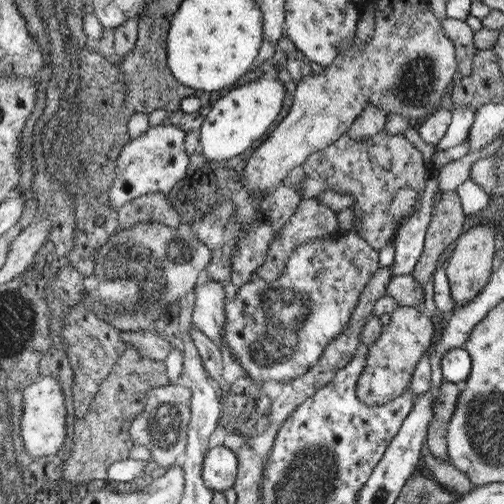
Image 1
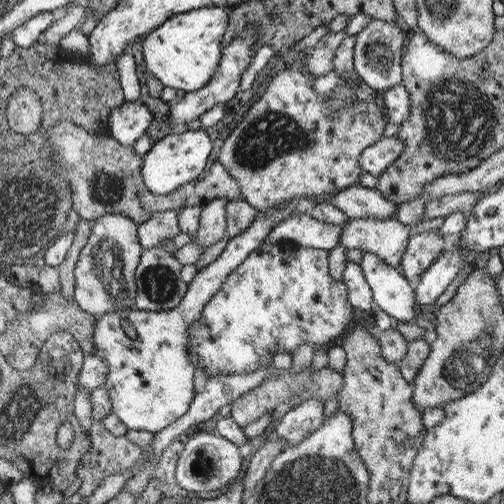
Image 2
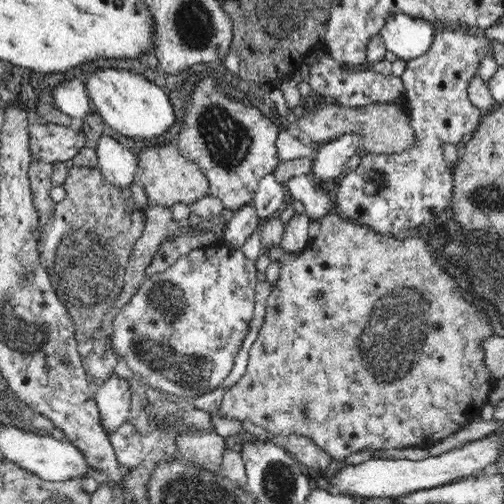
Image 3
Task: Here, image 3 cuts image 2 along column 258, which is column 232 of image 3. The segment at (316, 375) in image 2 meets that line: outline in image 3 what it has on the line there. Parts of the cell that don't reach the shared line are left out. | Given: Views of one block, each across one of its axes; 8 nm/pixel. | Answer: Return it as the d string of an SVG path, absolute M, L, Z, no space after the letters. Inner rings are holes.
M336 214L326 216L320 222L320 234L314 240L310 240L310 244L302 252L288 254L282 250L282 246L268 250L268 258L280 262L280 278L268 296L266 320L262 324L260 336L252 344L248 370L224 394L220 414L240 422L250 420L254 426L260 426L272 436L310 438L318 448L326 450L336 462L342 462L348 456L368 448L430 448L446 440L450 434L456 434L462 428L466 428L480 416L496 384L496 376L492 376L492 370L488 368L488 356L484 352L484 340L492 338L492 324L488 322L488 318L482 312L478 312L474 304L462 300L462 296L456 290L456 280L448 272L444 272L444 268L436 262L430 246L424 240L414 236L410 236L408 240L390 238L368 226L360 226L358 222Z

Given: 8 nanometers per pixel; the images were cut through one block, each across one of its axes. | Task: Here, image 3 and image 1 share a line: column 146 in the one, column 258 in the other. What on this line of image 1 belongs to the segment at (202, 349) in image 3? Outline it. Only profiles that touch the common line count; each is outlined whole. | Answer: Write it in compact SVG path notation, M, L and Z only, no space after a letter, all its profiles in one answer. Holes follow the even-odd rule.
M353 230L297 246L275 282L253 278L239 286L233 300L225 300L223 342L231 358L257 384L271 380L289 384L301 378L319 362L321 350L347 330L361 292L375 272L375 248Z

